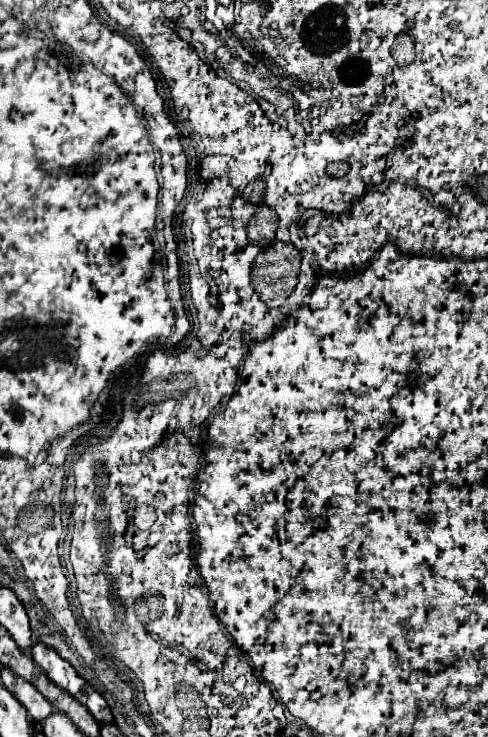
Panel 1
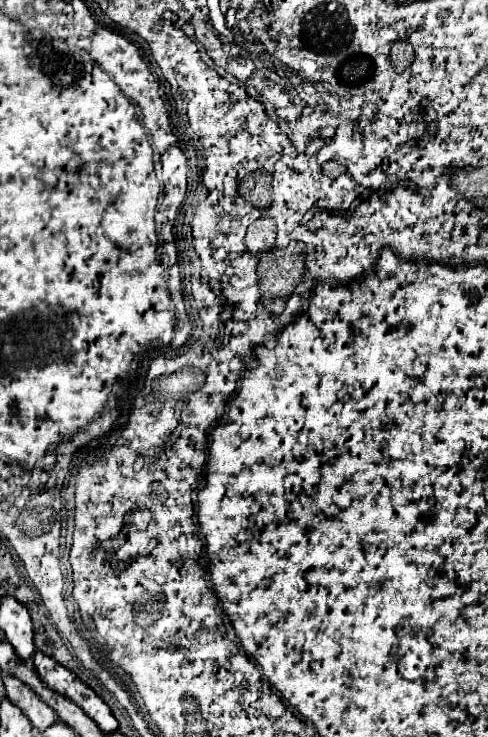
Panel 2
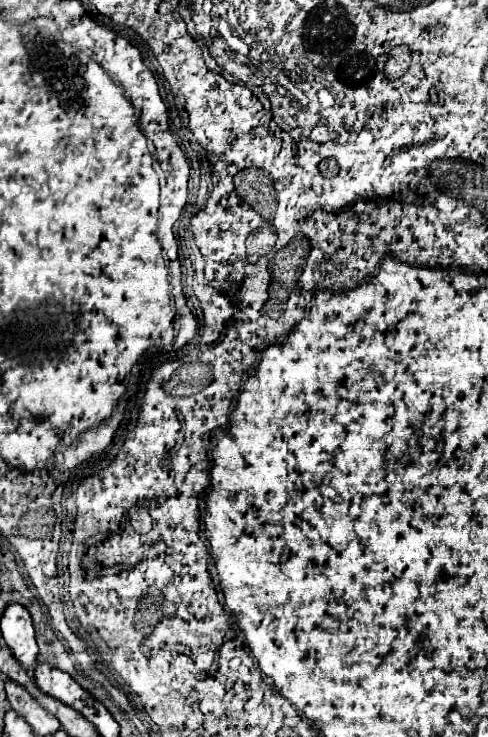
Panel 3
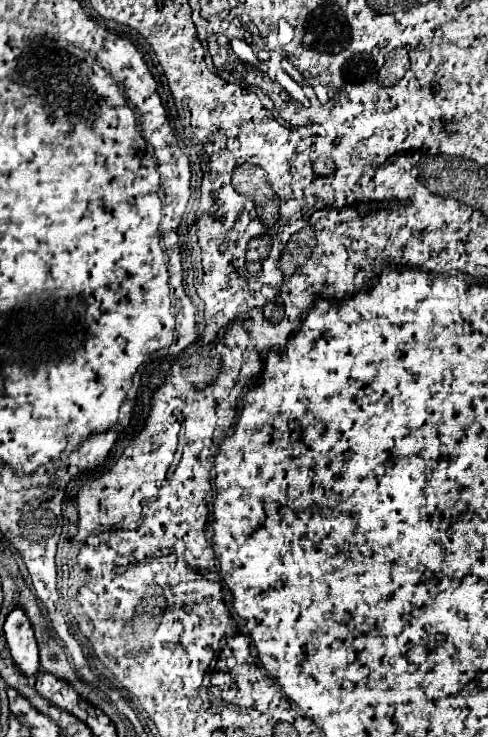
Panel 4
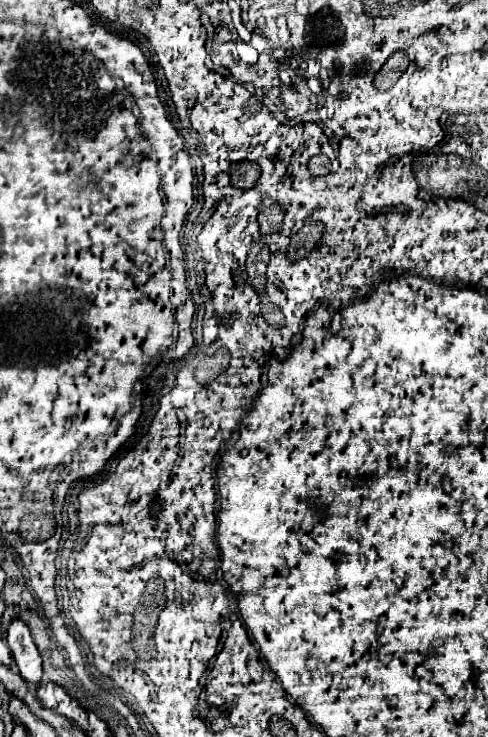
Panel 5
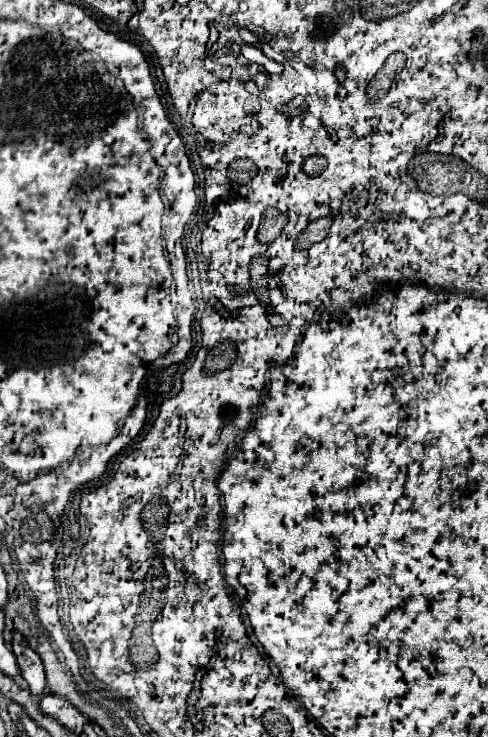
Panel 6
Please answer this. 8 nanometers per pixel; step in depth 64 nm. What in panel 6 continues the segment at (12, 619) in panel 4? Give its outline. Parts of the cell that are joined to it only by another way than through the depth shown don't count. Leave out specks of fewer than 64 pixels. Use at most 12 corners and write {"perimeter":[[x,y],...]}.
{"perimeter":[[14,636],[20,674],[34,696],[46,692],[46,674],[40,656]]}

